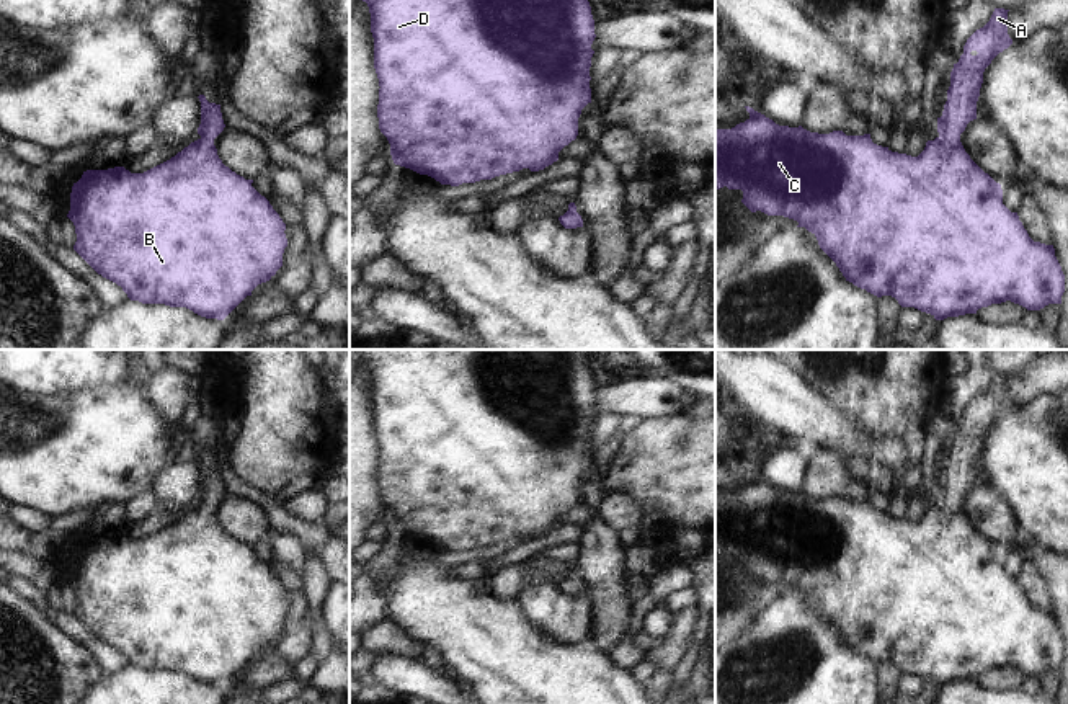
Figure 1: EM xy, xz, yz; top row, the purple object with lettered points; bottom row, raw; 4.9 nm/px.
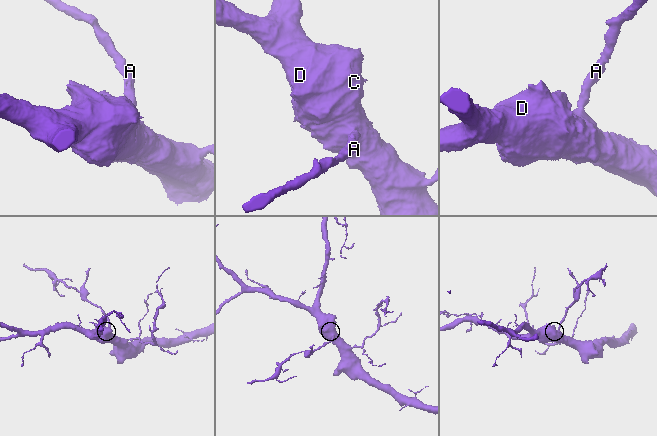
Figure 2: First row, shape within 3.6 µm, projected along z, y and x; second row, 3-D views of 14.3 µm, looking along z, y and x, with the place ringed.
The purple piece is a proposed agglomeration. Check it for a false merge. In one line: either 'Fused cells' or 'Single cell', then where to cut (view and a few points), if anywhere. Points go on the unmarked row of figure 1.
Single cell. No split.

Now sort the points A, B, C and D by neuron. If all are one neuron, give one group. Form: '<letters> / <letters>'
A B C D

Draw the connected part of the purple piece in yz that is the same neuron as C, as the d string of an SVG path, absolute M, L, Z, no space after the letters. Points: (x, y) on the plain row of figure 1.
M995 374L990 387L965 408L963 420L950 438L950 452L942 482L937 483L939 501L928 506L918 523L892 518L872 508L870 500L846 501L810 498L779 492L764 480L745 472L750 483L732 495L715 495L715 557L727 552L741 555L741 568L751 577L784 581L812 598L820 614L836 629L846 647L882 663L892 662L901 673L914 673L936 686L977 679L978 675L1011 666L1027 676L1061 670L1065 640L1053 611L1034 608L1017 578L1003 570L1003 555L965 518L960 500L977 485L977 467L983 438L991 426L1012 410L1008 400L1008 377Z

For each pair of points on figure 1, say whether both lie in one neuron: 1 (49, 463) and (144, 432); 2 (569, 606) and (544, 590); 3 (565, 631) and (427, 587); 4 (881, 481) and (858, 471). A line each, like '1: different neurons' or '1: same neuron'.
1: same neuron
2: same neuron
3: different neurons
4: same neuron

